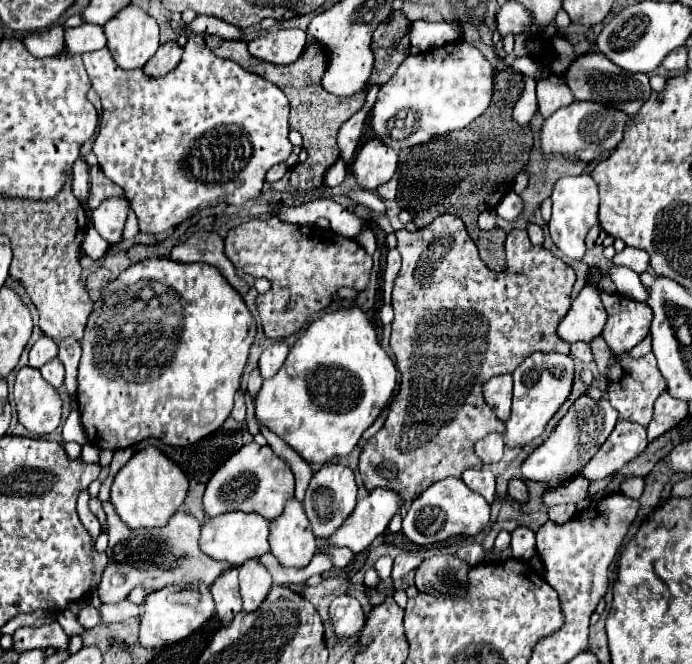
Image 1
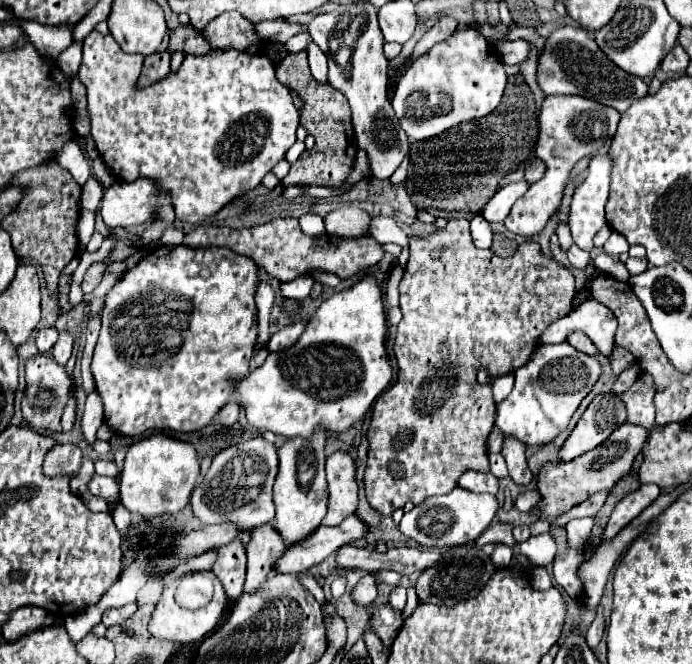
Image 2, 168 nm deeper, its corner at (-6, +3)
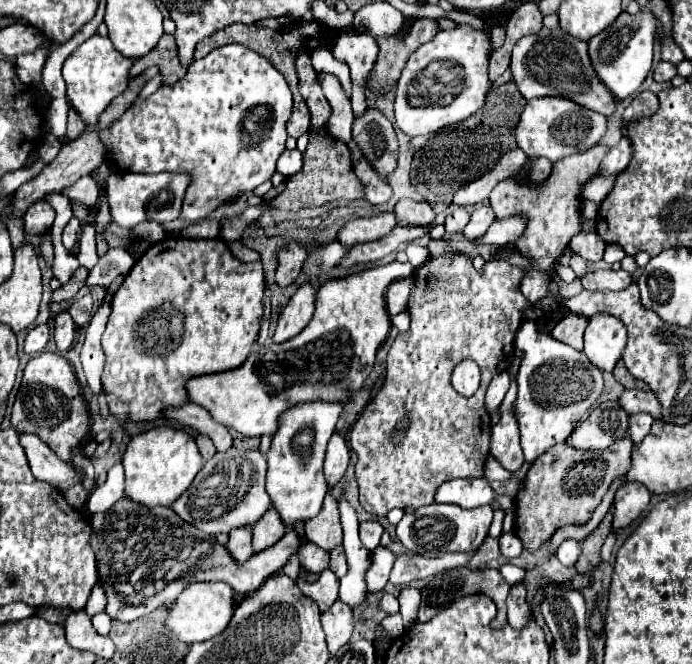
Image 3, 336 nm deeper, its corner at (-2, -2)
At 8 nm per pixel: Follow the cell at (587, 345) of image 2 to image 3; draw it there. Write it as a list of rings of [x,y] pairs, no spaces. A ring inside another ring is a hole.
[[[569,313],[565,319],[561,319],[555,329],[551,331],[551,335],[561,341],[561,343],[567,343],[571,345],[573,349],[581,351],[583,349],[583,331],[587,327],[587,319],[585,317],[579,317],[579,315],[573,315]]]

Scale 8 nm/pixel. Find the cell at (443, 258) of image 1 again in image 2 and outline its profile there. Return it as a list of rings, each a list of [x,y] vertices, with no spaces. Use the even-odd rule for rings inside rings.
[[[449,218],[449,224],[441,230],[437,230],[435,234],[427,236],[427,238],[411,238],[411,256],[405,268],[405,276],[401,282],[401,312],[403,312],[403,320],[399,322],[399,330],[397,330],[397,338],[393,344],[393,352],[397,358],[397,378],[395,384],[385,390],[373,404],[371,408],[371,422],[367,428],[367,440],[369,440],[369,458],[367,458],[367,468],[365,468],[365,496],[367,502],[371,504],[373,510],[377,510],[383,516],[391,516],[393,510],[403,508],[407,502],[413,504],[421,504],[425,498],[429,496],[437,496],[437,494],[447,494],[455,488],[455,482],[459,480],[459,476],[467,470],[477,470],[477,472],[489,472],[489,458],[487,458],[487,436],[493,428],[493,420],[495,420],[495,410],[497,404],[493,400],[491,394],[491,386],[483,386],[477,382],[477,372],[481,368],[485,368],[491,378],[499,378],[507,372],[515,372],[519,366],[523,366],[527,362],[527,358],[531,358],[531,354],[535,352],[537,344],[535,338],[539,338],[539,334],[543,334],[543,330],[553,324],[555,320],[567,316],[571,312],[571,302],[575,296],[575,278],[573,274],[563,268],[561,264],[557,264],[555,260],[545,258],[539,252],[539,244],[535,242],[525,242],[517,248],[517,252],[509,258],[501,258],[495,256],[491,250],[479,250],[473,240],[471,240],[471,232],[469,232],[469,220],[465,218]]]

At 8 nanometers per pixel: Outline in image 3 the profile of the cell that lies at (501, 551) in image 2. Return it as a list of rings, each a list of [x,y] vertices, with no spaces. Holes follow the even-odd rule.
[[[505,563],[499,571],[501,571],[501,575],[503,575],[507,581],[511,581],[511,583],[521,581],[521,579],[525,577],[523,569],[519,569],[519,567],[517,567],[517,565],[513,565],[513,563]]]

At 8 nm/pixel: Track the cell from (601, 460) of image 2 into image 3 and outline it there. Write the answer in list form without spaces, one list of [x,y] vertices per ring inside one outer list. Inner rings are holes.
[[[631,437],[615,441],[603,451],[595,451],[595,457],[587,457],[577,463],[577,449],[567,443],[559,443],[535,459],[525,475],[525,489],[517,493],[515,503],[515,533],[523,541],[527,551],[539,549],[551,535],[567,523],[585,523],[595,507],[601,503],[613,479],[625,475],[631,467]]]

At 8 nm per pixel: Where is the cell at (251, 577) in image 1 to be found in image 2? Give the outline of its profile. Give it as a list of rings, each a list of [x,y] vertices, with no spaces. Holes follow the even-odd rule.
[[[263,524],[251,530],[247,542],[247,580],[245,592],[255,592],[271,574],[271,562],[283,554],[285,542],[273,524]]]

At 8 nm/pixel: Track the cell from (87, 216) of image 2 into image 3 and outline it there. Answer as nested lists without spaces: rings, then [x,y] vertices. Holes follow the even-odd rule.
[[[71,217],[71,221],[63,229],[63,245],[67,251],[73,251],[77,241],[79,241],[79,231],[81,231],[81,221],[77,217]]]

